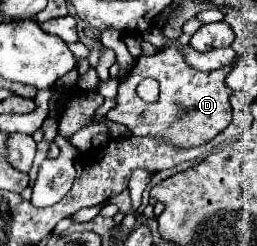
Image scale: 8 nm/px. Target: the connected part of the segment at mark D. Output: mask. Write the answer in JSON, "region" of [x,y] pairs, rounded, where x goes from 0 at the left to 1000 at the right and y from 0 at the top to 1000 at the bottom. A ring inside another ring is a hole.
{"region":[[[638,191],[607,224],[545,224],[521,272],[459,346],[451,435],[420,451],[420,484],[490,508],[521,549],[623,557],[693,598],[747,598],[817,573],[856,533],[903,500],[903,362],[872,337],[895,272],[840,289],[778,289],[724,256],[716,224],[677,191]],[[591,313],[623,329],[623,402],[607,419],[568,419],[537,394],[529,354],[553,321]]]}

